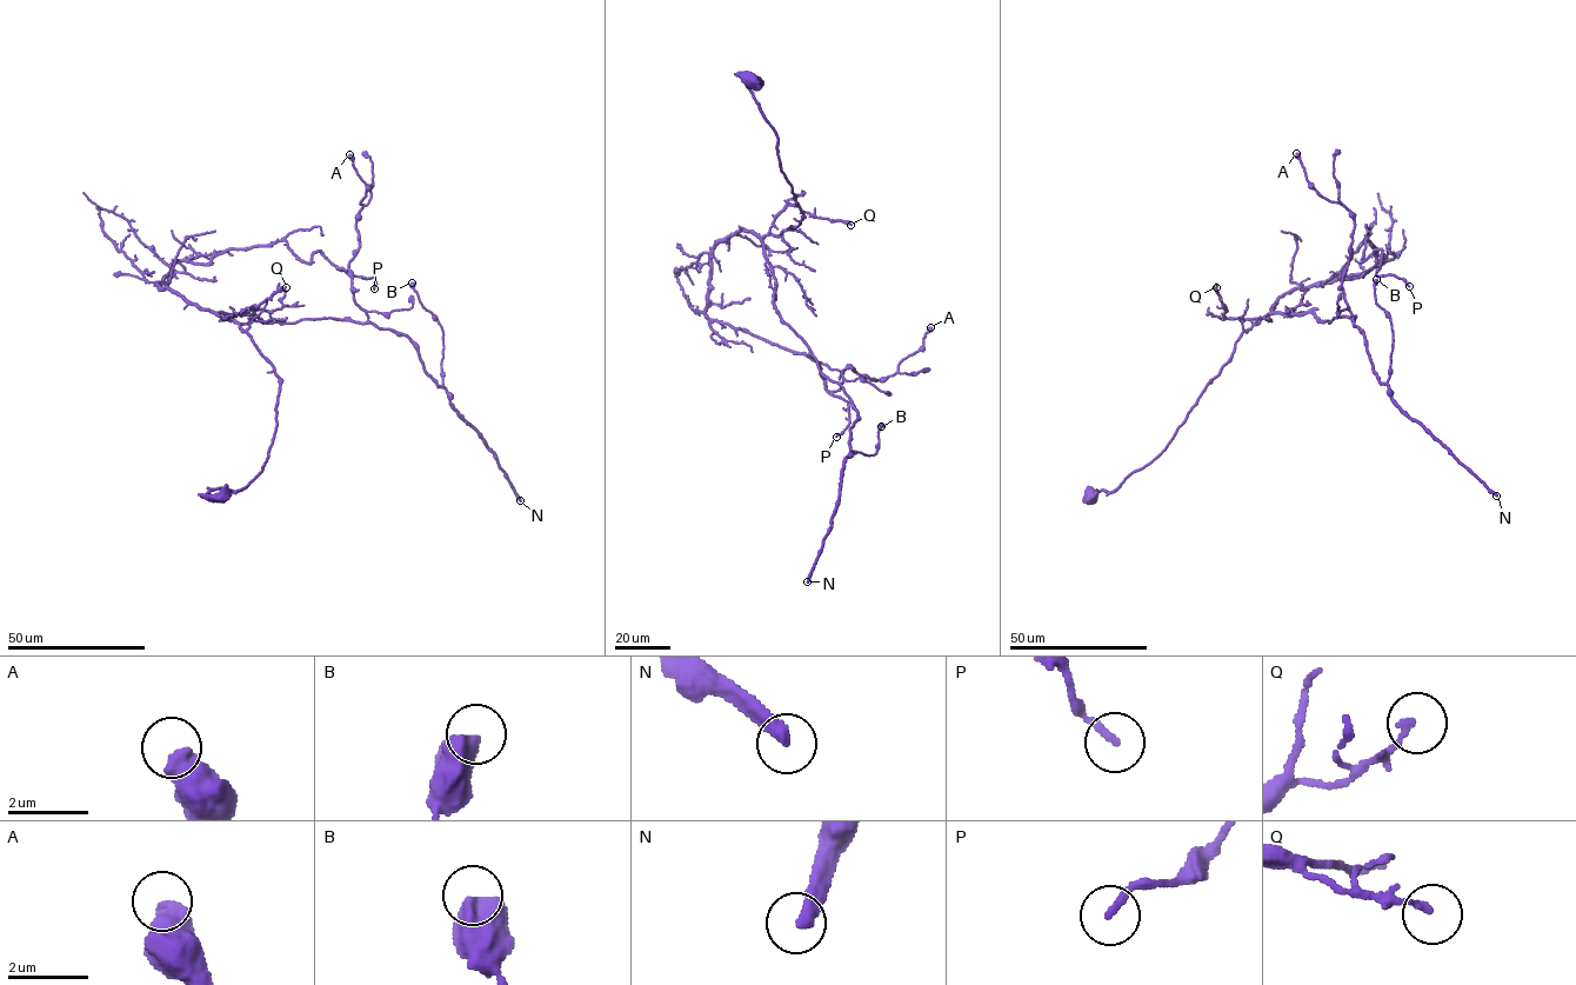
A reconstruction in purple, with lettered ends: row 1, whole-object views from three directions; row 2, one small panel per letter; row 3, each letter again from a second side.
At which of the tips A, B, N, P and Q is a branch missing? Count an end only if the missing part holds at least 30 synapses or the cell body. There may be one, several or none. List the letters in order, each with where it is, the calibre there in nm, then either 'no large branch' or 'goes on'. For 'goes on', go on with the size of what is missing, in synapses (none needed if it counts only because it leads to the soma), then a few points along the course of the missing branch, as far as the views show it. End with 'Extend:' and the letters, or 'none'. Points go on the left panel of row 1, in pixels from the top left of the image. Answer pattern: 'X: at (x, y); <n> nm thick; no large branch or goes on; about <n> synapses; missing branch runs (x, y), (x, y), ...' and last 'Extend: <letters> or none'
A: at (349, 154); 600 nm thick; no large branch
B: at (412, 283); 600 nm thick; no large branch
N: at (520, 500); 340 nm thick; goes on; about 170 synapses
P: at (374, 288); 180 nm thick; no large branch
Q: at (286, 287); 150 nm thick; no large branch
Extend: N

